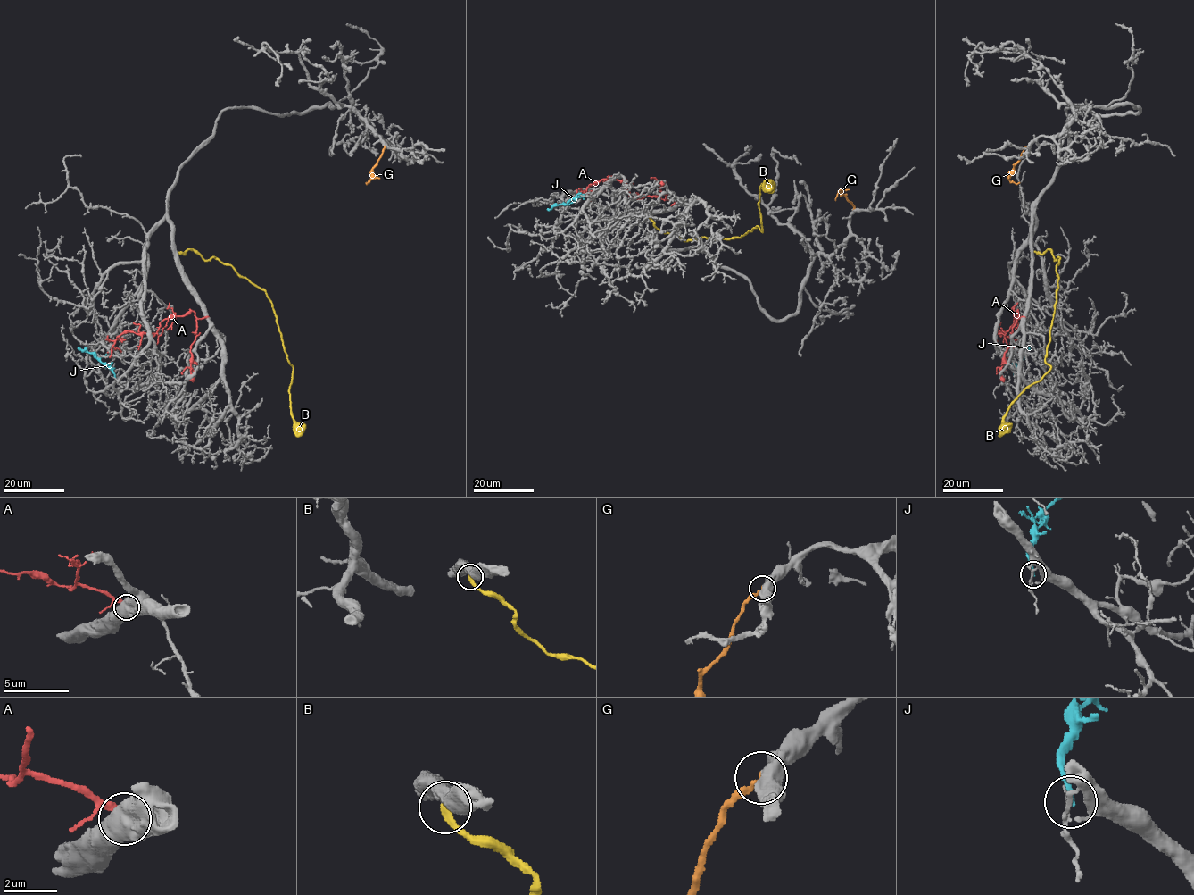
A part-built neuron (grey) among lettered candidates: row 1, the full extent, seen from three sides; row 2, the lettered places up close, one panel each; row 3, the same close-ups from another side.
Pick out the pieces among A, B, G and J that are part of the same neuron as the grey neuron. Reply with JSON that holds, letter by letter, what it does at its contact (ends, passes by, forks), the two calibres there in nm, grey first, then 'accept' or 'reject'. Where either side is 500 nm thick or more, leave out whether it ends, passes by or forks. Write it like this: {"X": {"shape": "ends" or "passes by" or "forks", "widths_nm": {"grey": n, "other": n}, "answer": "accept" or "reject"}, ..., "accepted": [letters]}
{"A": {"widths_nm": {"grey": 650, "other": 320}, "answer": "reject"}, "B": {"widths_nm": {"grey": 700, "other": 280}, "answer": "reject"}, "G": {"widths_nm": {"grey": 550, "other": 260}, "answer": "accept"}, "J": {"shape": "ends", "widths_nm": {"grey": 90, "other": 180}, "answer": "reject"}, "accepted": ["G"]}

